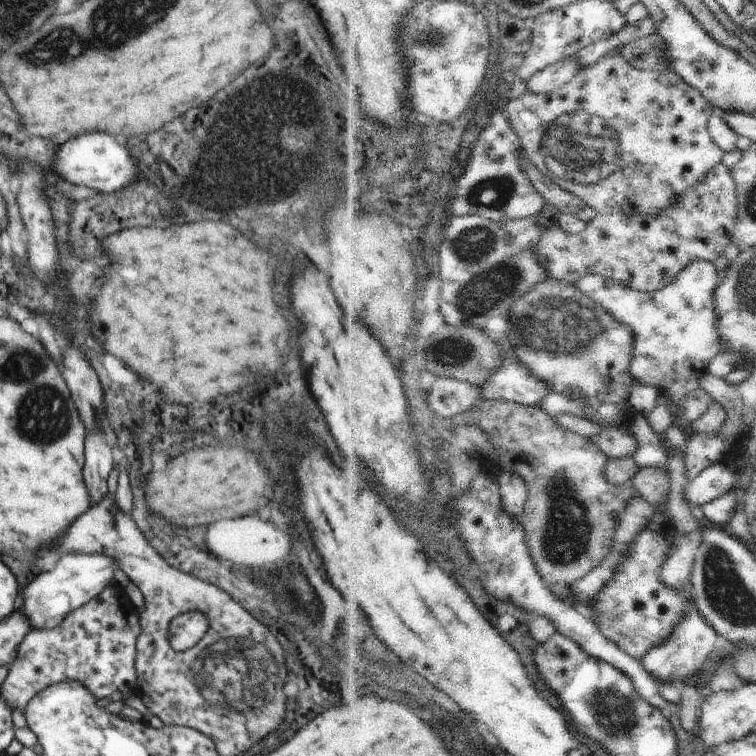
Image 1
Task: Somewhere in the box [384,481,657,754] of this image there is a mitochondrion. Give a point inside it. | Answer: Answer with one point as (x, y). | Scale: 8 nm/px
(617, 714)

